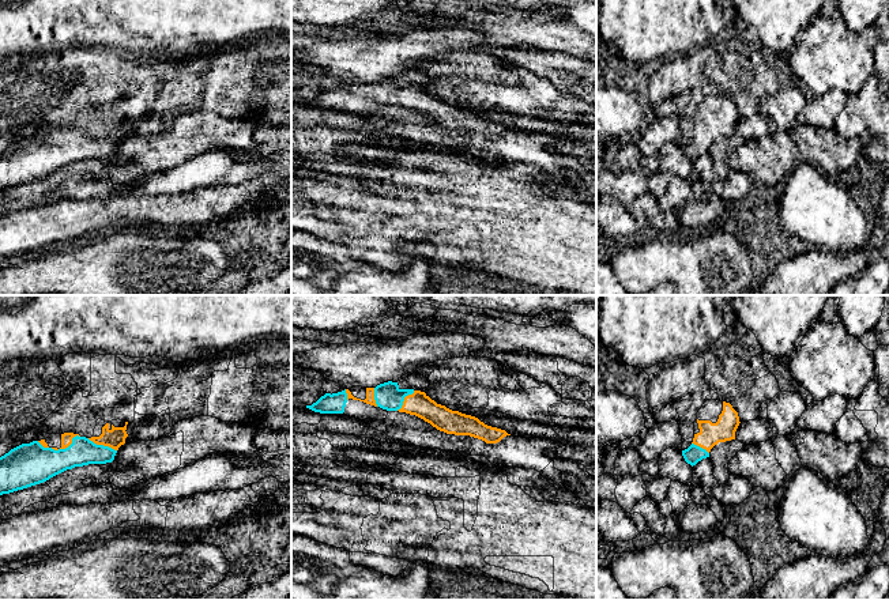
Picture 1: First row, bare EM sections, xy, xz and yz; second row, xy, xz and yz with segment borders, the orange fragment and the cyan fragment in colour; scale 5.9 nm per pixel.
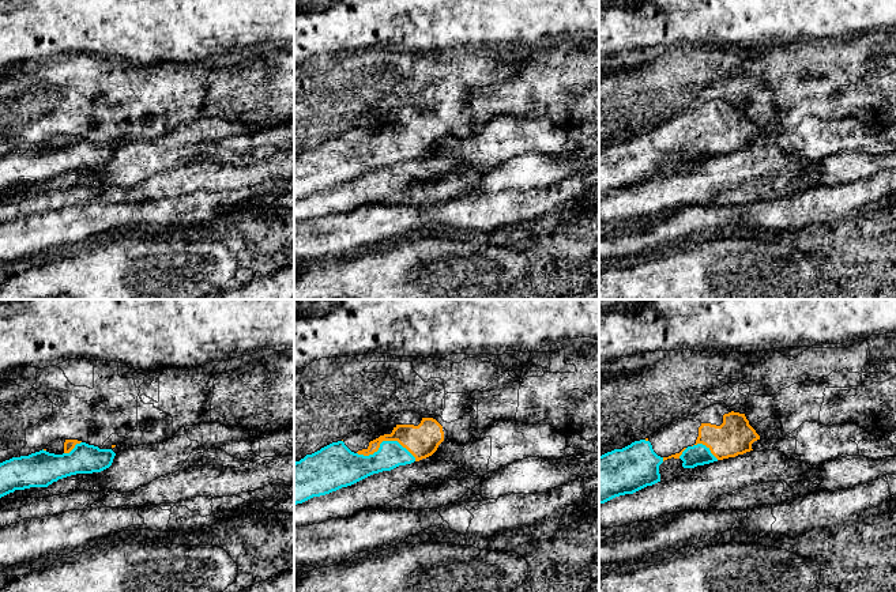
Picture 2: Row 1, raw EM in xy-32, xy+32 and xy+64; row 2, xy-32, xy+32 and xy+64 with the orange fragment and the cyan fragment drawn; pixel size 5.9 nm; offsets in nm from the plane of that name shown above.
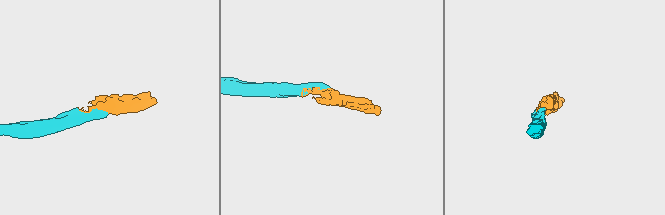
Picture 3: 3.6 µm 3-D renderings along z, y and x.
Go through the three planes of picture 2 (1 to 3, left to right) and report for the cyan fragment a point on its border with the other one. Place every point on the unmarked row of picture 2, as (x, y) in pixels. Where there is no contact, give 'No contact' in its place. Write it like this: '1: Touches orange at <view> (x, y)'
1: Touches orange at xy-32 (72, 143)
2: Touches orange at xy+32 (386, 135)
3: Touches orange at xy+64 (706, 140)

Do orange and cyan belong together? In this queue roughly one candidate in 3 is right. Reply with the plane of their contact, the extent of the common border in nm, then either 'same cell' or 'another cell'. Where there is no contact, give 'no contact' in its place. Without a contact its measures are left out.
contact in xy; length 190 nm; same cell

